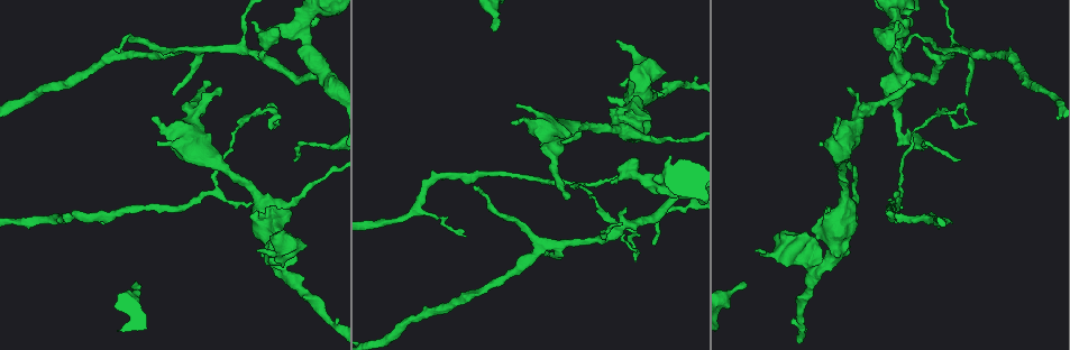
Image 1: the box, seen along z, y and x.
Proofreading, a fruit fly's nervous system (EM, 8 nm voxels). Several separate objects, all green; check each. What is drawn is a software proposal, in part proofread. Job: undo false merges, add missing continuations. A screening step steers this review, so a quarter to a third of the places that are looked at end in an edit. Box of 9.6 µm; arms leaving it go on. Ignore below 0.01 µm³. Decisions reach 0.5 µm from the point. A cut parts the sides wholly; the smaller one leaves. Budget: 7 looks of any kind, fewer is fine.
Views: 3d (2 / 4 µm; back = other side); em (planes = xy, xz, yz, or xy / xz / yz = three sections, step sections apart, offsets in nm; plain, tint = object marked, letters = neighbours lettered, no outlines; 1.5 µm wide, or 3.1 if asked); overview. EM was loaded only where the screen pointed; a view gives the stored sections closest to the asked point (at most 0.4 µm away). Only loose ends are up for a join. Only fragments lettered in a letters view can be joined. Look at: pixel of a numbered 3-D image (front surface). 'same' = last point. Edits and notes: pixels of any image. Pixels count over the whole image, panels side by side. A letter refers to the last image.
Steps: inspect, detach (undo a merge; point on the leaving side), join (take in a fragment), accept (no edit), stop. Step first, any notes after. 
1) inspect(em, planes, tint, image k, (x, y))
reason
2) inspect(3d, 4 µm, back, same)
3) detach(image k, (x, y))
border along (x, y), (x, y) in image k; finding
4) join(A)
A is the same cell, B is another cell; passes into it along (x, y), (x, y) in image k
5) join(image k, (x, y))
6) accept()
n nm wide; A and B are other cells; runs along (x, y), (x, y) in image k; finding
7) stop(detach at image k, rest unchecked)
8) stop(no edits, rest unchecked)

inspect(em, planes, plain, image 1, (611, 182))
branch stops here

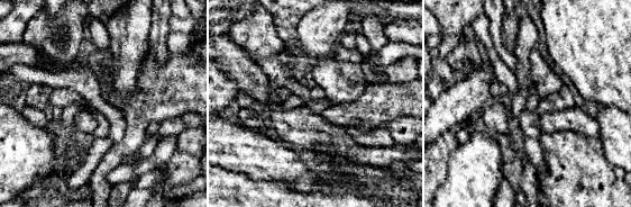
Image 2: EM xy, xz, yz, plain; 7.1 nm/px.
inspect(em, planes, letters, same)

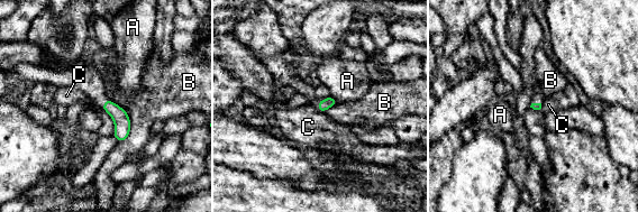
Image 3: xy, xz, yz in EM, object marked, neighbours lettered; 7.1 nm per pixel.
accept()
A, B and C are other cells; border along (317, 110), (324, 112) in image 3; no lettered fragment goes on from it

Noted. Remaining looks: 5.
inspect(3d, 4 µm, image 1, (531, 250))
an open end

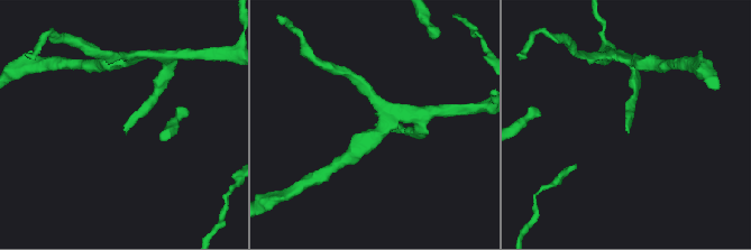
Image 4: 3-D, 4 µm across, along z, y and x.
inspect(em, planes, letters, image 4, (375, 125))
shape alone is not enough

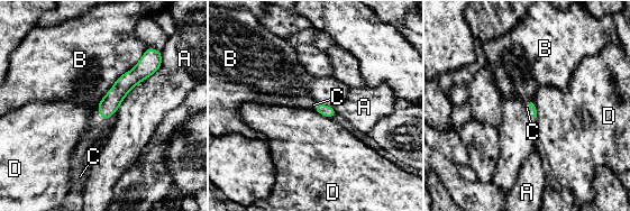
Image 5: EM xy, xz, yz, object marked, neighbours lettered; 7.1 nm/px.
join(C)
C is the same cell, A, B and D are other cells; passes into it along (110, 102), (100, 110), (84, 140) in image 5; the neuron continues

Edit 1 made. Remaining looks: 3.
inspect(overview)

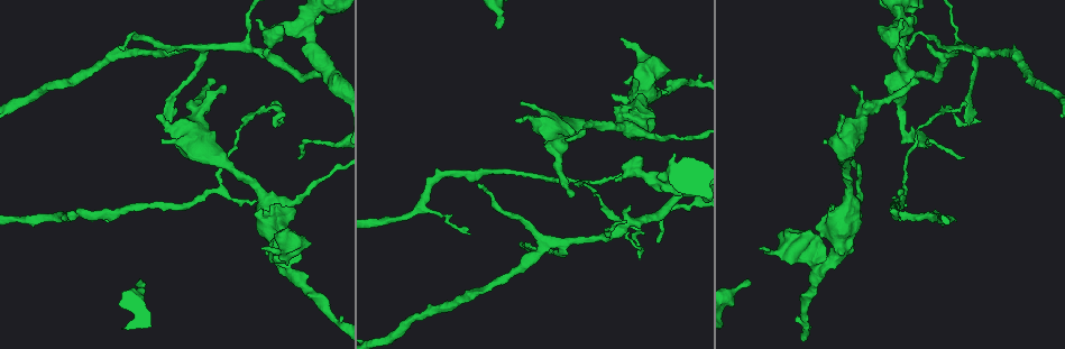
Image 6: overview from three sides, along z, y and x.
inspect(em, yz, step 4, letters, image 6, (893, 198))
thin end

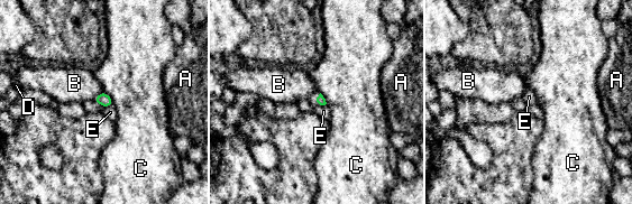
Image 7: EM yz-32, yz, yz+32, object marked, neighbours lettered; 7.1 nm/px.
inspect(em, planes, letters, same)

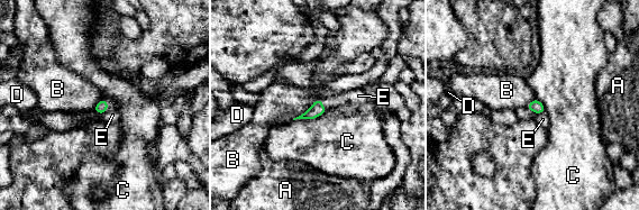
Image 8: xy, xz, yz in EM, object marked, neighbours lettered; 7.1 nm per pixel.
join(E)
90 nm wide; E is the same cell, A, B, C and D are other cells; passes into it along (101, 107), (108, 108), (112, 115) in image 8; it goes on there

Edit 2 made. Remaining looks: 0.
stop(join at image 5, join at image 8, rest unchecked)

